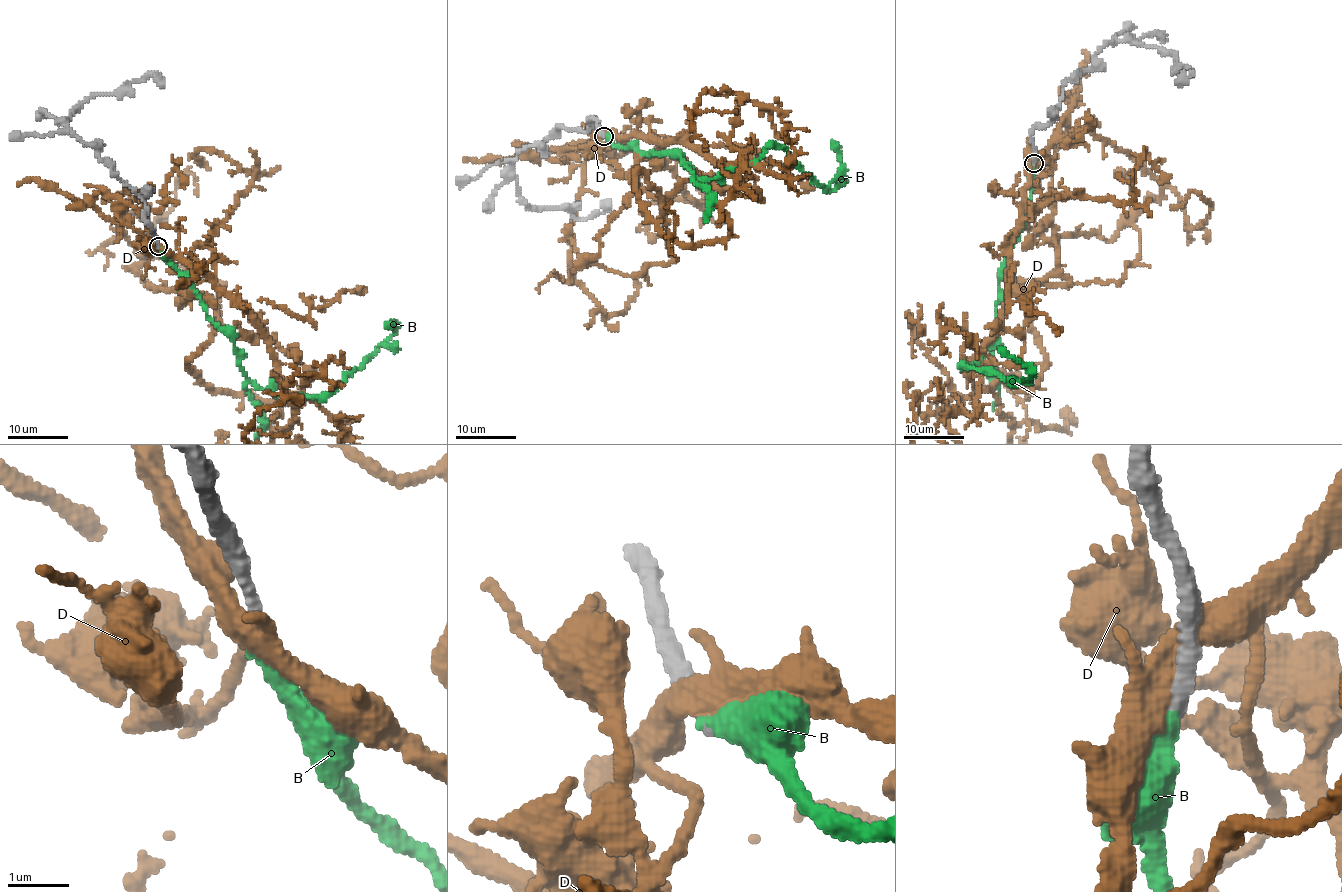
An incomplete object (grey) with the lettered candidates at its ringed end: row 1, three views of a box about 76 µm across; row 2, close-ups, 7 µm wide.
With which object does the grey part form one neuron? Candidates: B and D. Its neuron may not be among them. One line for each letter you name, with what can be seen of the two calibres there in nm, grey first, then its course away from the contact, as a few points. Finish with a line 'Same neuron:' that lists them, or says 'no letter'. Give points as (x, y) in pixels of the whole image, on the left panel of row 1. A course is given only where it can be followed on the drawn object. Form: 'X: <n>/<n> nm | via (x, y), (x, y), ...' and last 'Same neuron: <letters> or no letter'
B: 280/360 nm | via (158, 246), (231, 339), (245, 376), (279, 396), (329, 396), (342, 377), (394, 333), (393, 324), (386, 325)
Same neuron: B

